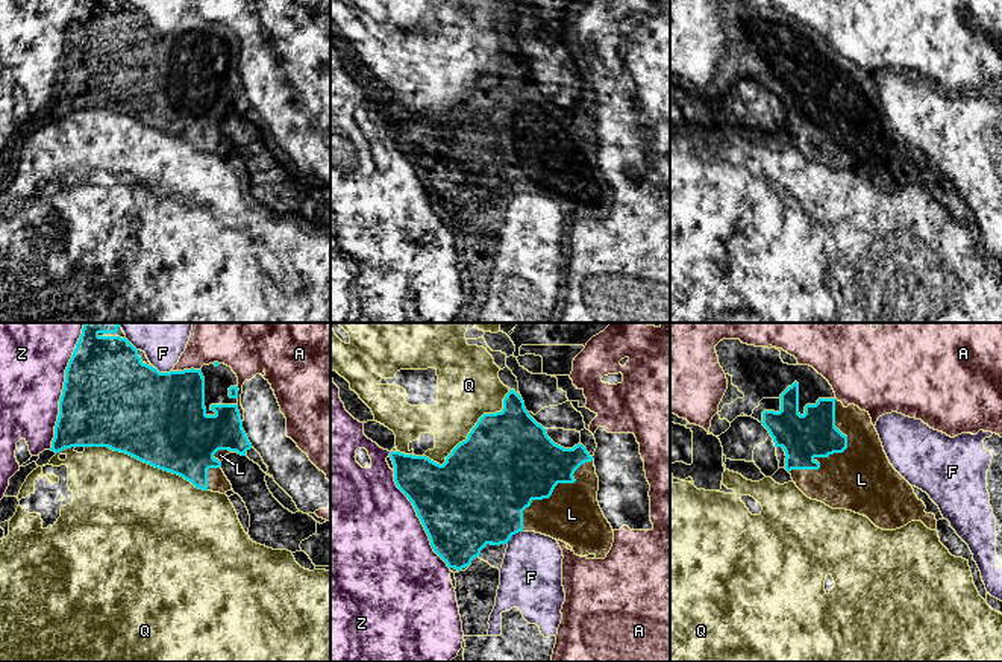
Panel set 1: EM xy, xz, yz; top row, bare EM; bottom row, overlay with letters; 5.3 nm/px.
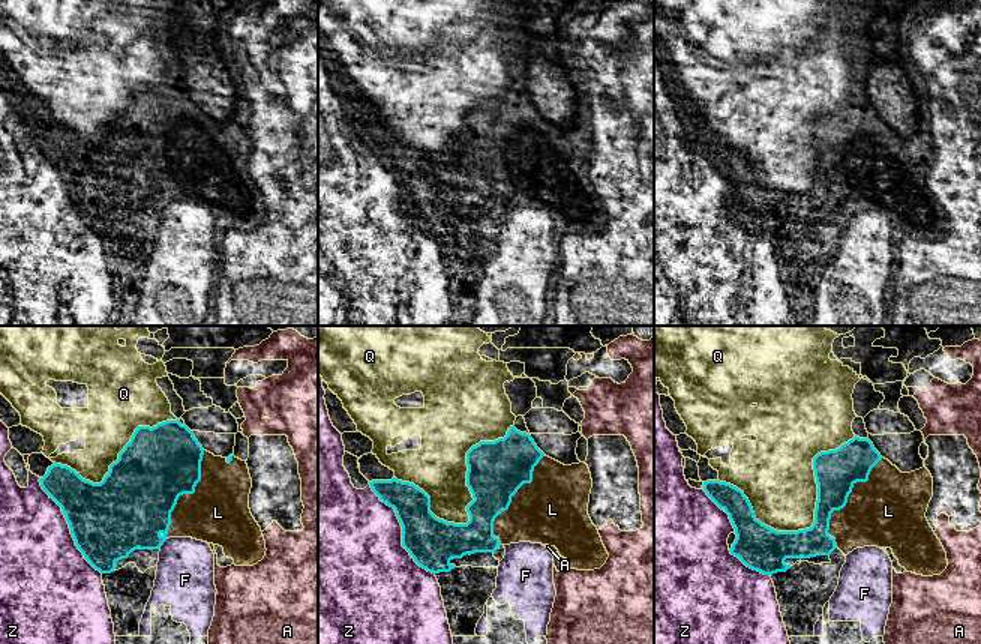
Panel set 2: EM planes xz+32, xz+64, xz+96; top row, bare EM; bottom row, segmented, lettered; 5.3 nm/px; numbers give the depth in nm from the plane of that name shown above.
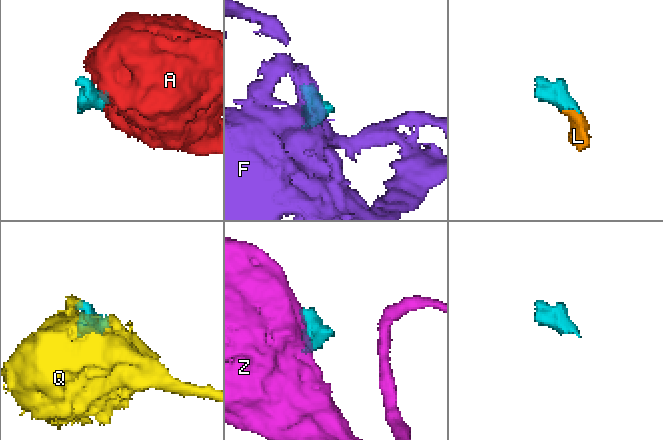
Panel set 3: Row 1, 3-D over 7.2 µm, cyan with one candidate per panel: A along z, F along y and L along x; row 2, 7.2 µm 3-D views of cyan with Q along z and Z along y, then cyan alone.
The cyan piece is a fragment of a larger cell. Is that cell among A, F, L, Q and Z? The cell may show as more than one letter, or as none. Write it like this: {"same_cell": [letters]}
{"same_cell": ["L"]}

